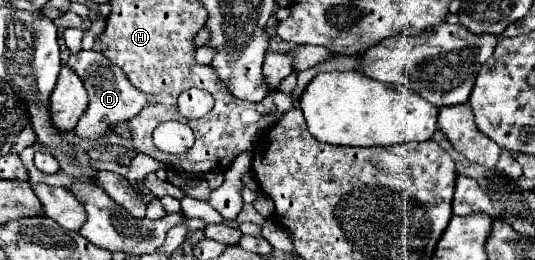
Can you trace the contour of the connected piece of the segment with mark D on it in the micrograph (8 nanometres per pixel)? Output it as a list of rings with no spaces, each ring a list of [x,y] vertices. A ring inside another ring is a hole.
[[[79,51],[75,55],[69,57],[67,63],[83,81],[87,93],[89,93],[89,107],[83,113],[83,117],[79,119],[77,127],[75,127],[75,135],[77,137],[85,137],[85,139],[99,139],[105,135],[105,131],[117,123],[129,121],[131,117],[135,117],[145,105],[149,105],[151,97],[145,95],[143,91],[135,89],[125,73],[121,71],[121,67],[113,65],[101,51]]]

